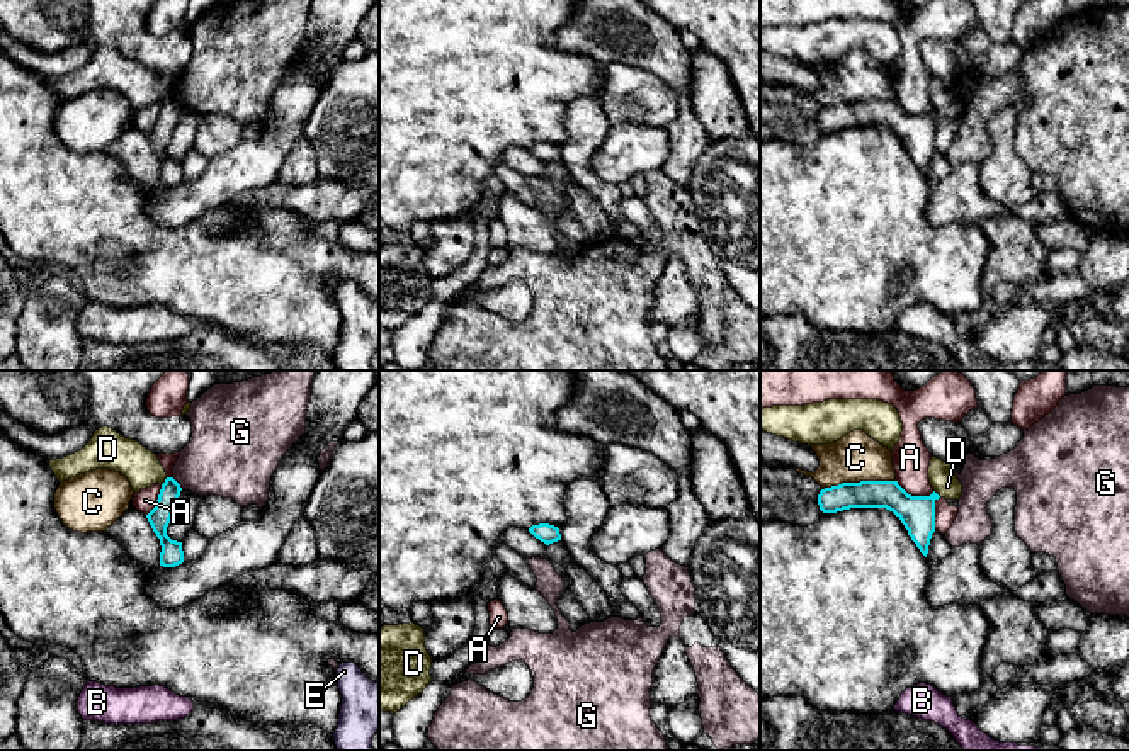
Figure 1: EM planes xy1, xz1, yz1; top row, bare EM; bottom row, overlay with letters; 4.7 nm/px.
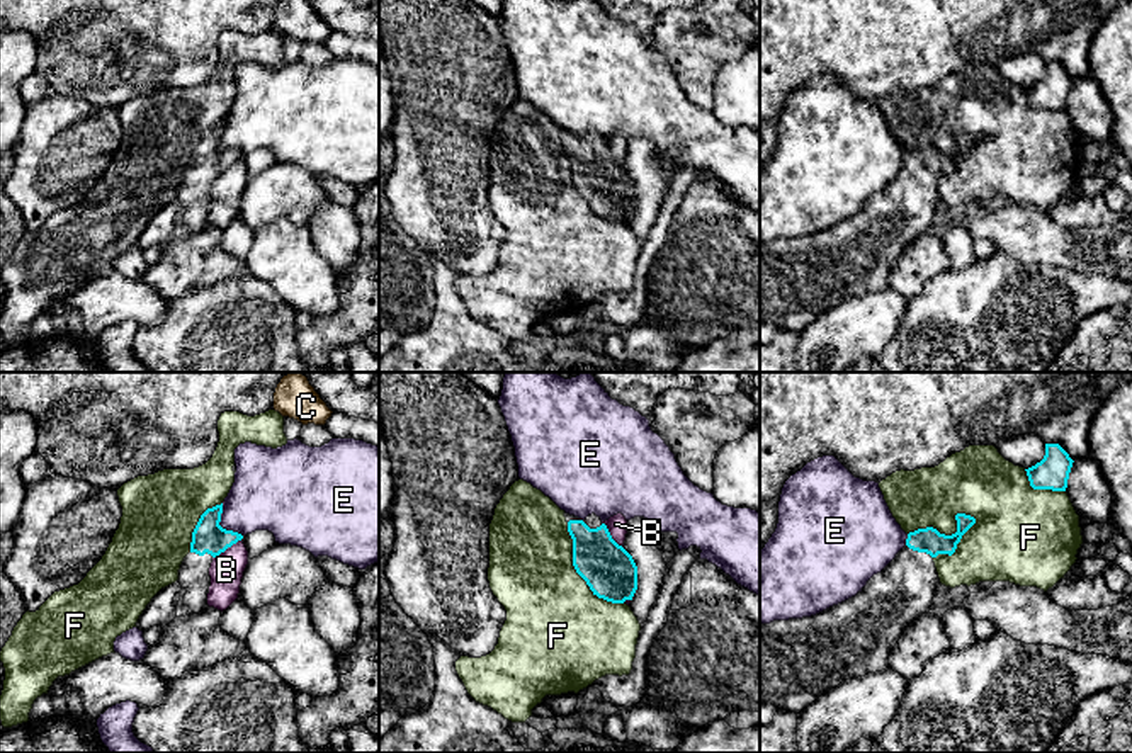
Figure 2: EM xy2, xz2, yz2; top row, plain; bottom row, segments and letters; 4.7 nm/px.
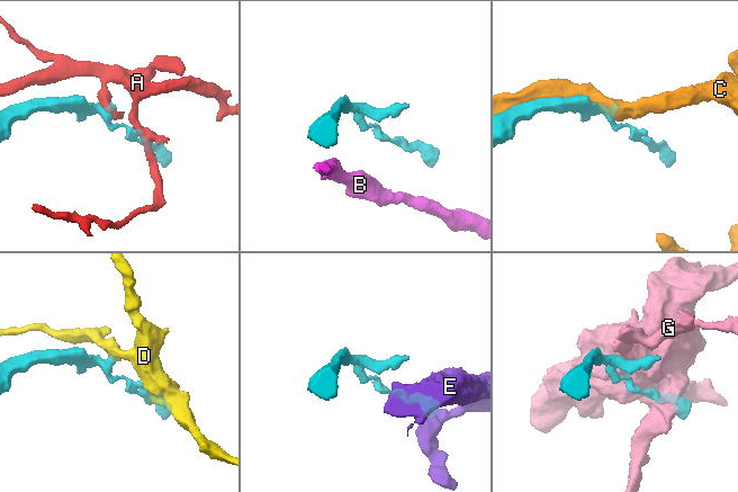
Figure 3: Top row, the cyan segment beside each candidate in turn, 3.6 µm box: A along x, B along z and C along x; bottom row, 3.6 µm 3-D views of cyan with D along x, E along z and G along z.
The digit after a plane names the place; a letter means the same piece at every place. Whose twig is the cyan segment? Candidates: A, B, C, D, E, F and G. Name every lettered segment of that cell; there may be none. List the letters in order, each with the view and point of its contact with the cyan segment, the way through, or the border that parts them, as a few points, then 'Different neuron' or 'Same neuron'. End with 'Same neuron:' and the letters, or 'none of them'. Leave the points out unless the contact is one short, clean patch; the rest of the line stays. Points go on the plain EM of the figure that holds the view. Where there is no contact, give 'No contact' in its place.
A: Touches cyan at yz1 (915, 116). Boundary: yz1 (896, 99), (912, 114), (930, 114), (934, 111). Different neuron
B: Touches cyan at xy2 (226, 167). Boundary: xy2 (240, 158), (213, 177). Different neuron
C: Touches cyan at yz1 (857, 102). Different neuron
D: Touches cyan at xy1 (165, 101). Boundary: xy1 (167, 97), (162, 104). Different neuron
E: Touches cyan at xy2 (220, 145). Different neuron
F: Touches cyan at yz2 (949, 155). Different neuron
G: Touches cyan at xy1 (177, 102). Different neuron
Same neuron: none of them

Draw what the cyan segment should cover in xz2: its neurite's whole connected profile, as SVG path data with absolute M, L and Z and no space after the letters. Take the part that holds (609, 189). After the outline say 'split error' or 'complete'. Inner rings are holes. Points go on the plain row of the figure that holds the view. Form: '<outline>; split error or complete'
M564 131L573 158L573 185L593 214L612 223L632 219L637 209L637 185L595 133L585 139Z; split error

